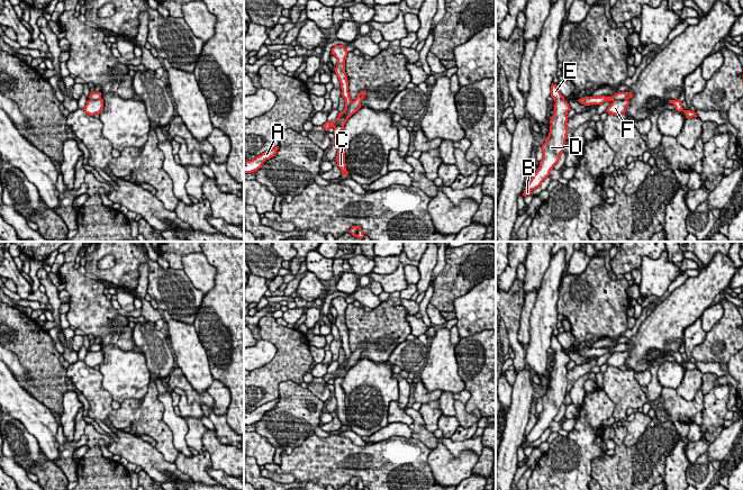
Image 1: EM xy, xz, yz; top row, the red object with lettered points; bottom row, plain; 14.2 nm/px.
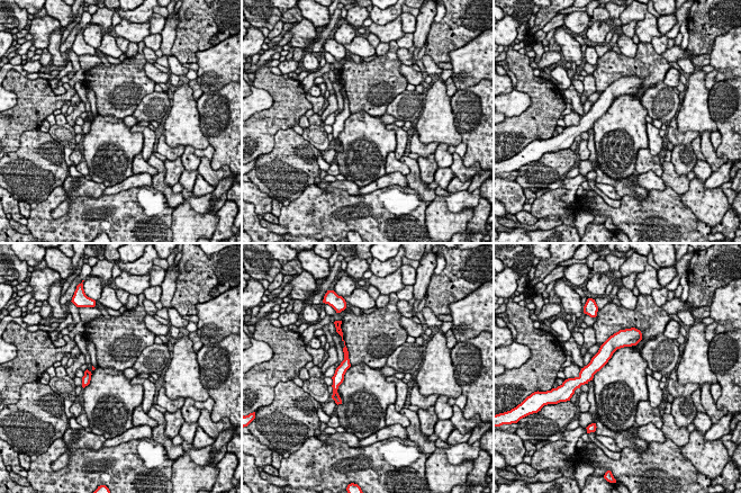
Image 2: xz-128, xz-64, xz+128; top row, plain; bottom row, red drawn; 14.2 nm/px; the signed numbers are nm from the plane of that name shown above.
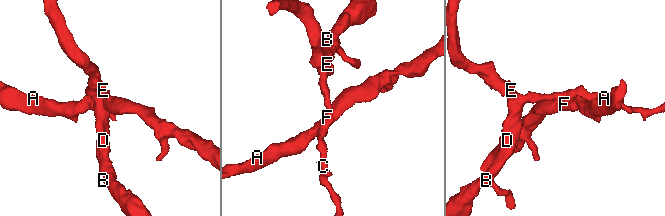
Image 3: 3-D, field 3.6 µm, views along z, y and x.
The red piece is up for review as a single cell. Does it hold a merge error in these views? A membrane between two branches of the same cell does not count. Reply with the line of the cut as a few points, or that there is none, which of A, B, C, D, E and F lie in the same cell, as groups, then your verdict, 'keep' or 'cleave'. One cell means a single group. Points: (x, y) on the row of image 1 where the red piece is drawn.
yz (626, 98), (613, 101) | A F / B C D E | cleave

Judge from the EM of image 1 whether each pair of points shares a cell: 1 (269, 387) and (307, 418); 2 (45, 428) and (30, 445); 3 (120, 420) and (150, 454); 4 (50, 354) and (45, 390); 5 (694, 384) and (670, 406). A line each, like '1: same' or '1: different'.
1: different
2: different
3: different
4: same
5: different

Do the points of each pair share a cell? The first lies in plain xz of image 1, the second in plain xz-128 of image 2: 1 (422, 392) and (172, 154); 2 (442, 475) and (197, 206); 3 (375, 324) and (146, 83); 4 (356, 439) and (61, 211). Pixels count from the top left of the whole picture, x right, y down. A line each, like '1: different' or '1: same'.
1: same
2: different
3: same
4: same

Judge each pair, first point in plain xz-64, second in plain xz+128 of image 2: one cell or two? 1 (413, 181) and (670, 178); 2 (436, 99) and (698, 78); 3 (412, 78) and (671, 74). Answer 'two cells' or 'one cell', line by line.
1: one cell
2: one cell
3: one cell

